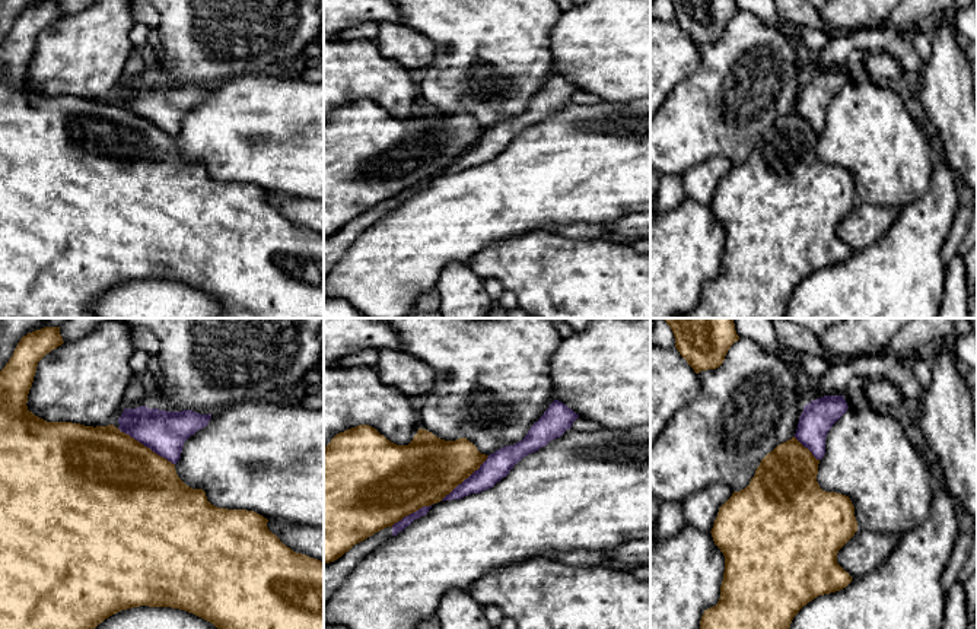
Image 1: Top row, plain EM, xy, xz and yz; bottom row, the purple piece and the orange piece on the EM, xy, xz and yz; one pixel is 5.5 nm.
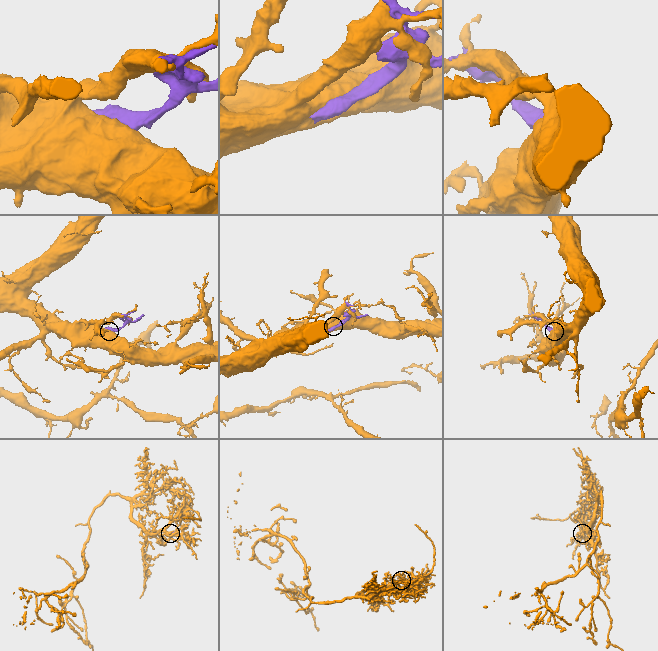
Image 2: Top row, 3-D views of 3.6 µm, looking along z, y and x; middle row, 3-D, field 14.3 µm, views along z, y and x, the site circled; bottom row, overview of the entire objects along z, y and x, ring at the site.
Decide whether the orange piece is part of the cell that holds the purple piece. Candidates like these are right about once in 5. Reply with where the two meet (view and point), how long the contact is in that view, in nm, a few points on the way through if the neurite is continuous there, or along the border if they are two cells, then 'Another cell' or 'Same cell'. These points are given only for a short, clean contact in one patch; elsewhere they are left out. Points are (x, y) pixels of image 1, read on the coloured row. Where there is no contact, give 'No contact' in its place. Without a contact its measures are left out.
Touches purple at xy (146, 445). Shared border 380 nm. Another cell

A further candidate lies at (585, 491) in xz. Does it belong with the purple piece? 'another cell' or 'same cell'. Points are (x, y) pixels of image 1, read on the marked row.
another cell

